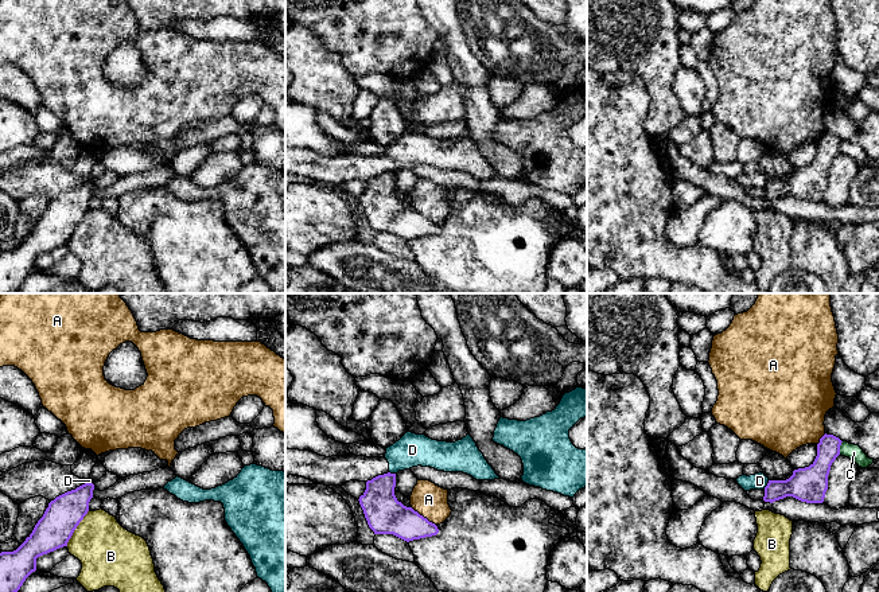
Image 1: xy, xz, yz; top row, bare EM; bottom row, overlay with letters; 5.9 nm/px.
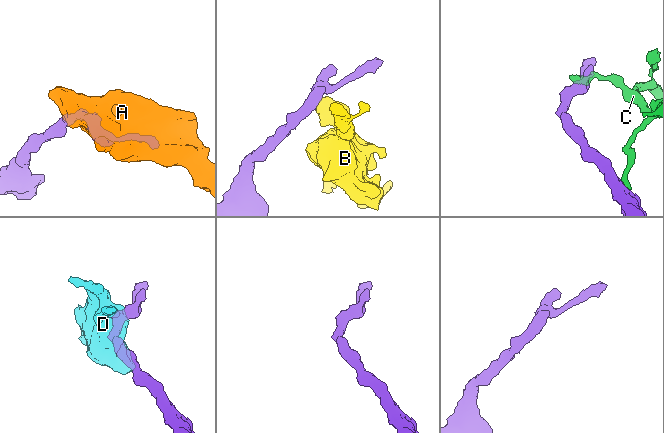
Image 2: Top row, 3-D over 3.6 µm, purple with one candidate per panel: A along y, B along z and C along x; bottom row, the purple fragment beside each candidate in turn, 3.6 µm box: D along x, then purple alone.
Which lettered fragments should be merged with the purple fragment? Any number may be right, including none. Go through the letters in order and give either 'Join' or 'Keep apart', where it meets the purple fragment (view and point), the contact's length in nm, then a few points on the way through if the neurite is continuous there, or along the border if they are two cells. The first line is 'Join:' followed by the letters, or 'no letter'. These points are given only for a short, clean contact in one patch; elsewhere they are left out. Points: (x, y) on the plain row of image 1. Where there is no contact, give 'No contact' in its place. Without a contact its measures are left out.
Join: no letter
A: Keep apart. Touches purple at xz (422, 214). Shared border 190 nm
B: Keep apart. Touches purple at xy (76, 226). Shared border 260 nm. Boundary: xy (89, 209), (66, 244)
C: Keep apart. Touches purple at yz (839, 147). Shared border 80 nm
D: Keep apart. Touches purple at yz (767, 183). Shared border 70 nm. Boundary: yz (769, 179), (763, 187)

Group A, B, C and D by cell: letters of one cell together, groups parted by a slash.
A / B / C / D

